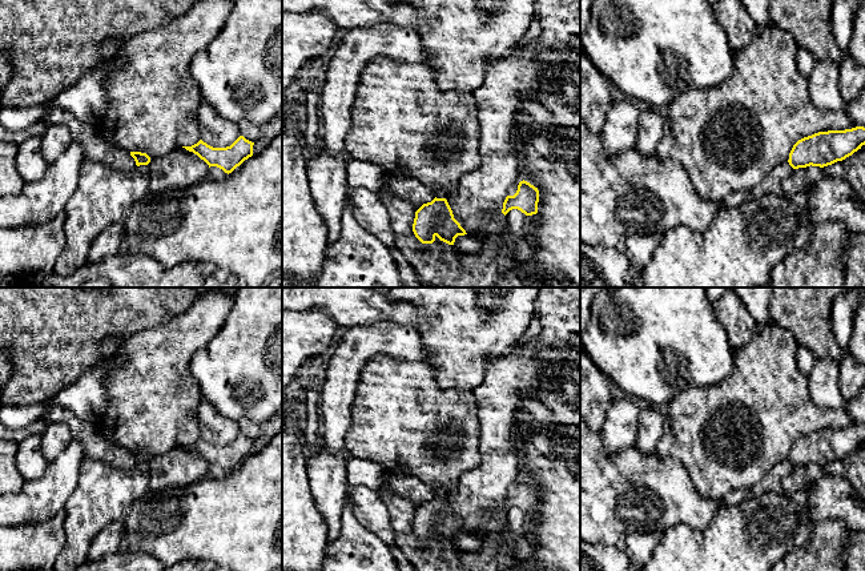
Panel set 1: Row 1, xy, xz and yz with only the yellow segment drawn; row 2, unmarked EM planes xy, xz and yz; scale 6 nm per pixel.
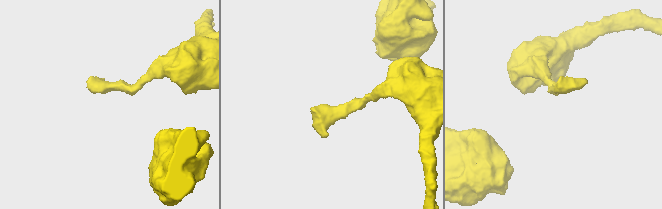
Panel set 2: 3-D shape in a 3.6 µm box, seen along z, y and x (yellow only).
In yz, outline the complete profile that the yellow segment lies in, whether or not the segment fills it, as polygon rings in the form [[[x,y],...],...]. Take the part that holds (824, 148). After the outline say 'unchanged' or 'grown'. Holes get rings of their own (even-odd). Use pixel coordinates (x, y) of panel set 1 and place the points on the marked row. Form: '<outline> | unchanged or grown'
[[[865,128],[818,132],[798,140],[790,153],[789,165],[793,169],[806,166],[828,166],[842,161],[865,145]]] | unchanged

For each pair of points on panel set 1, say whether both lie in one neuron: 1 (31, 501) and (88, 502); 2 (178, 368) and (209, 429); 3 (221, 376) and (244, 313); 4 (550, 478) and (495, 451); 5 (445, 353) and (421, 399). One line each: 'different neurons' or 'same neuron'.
1: different neurons
2: different neurons
3: same neuron
4: different neurons
5: different neurons

